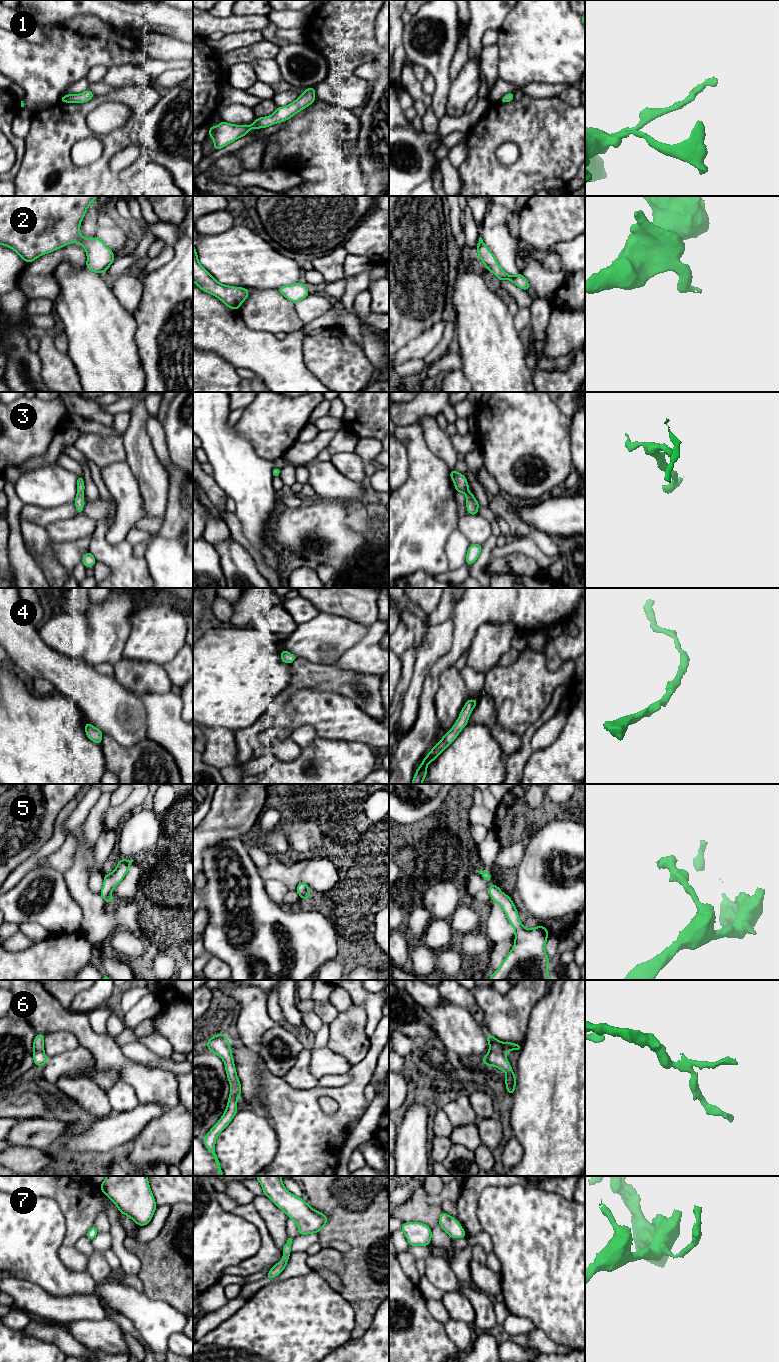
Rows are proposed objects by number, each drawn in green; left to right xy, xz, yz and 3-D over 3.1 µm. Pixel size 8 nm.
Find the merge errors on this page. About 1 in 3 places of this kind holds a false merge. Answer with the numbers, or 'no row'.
no row

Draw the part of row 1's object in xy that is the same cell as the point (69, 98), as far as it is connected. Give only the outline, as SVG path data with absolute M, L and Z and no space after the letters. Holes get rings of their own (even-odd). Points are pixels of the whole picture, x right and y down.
M88 88L85 92L81 94L67 94L63 97L60 97L59 102L66 102L66 103L85 103L92 98L94 98L95 95L90 91Z

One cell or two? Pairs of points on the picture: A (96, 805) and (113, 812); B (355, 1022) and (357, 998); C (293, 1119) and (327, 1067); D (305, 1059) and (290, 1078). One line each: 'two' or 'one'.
A: two
B: two
C: two
D: one

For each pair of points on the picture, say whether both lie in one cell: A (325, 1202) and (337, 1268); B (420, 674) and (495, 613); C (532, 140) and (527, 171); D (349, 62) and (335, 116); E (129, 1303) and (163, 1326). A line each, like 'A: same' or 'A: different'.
A: different
B: different
C: same
D: different
E: same

